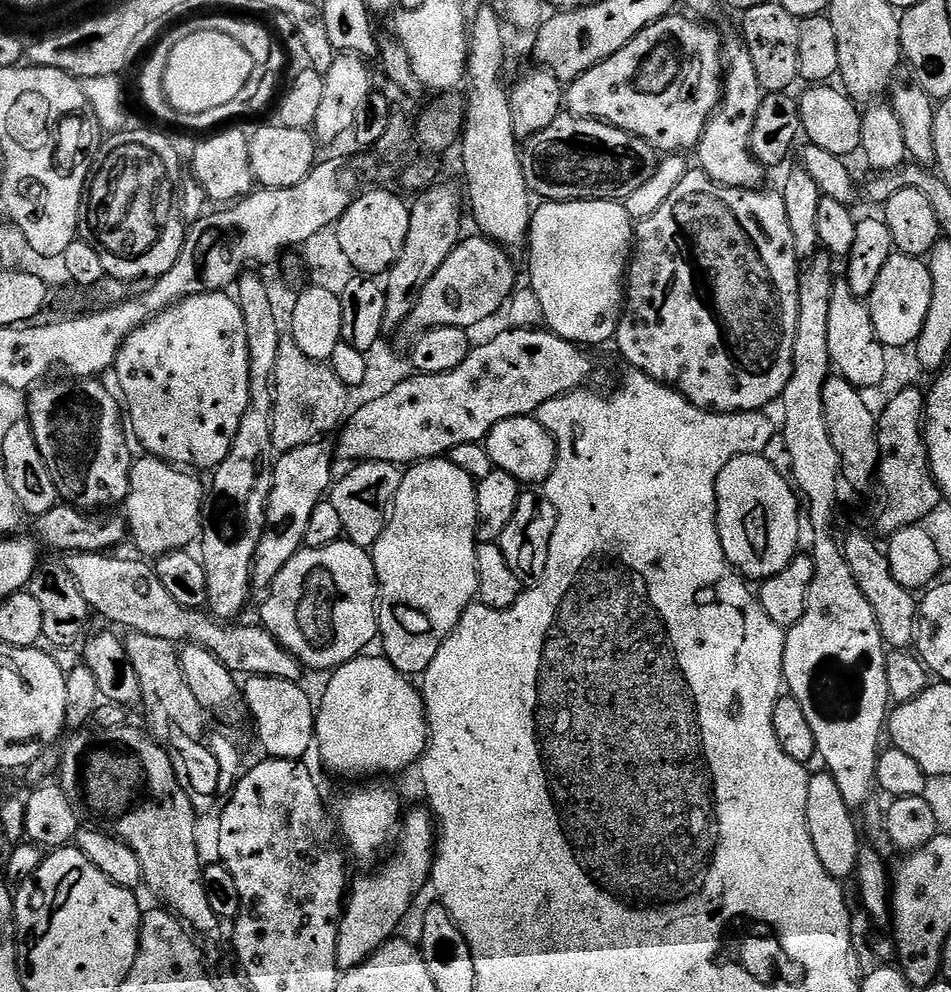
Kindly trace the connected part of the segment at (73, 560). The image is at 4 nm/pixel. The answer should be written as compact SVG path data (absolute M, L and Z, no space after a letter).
M78 552L67 557L66 563L70 574L74 574L74 582L78 582L78 590L82 590L82 598L86 598L89 609L100 616L105 616L112 624L121 624L128 632L150 634L150 638L166 638L173 642L197 644L210 650L234 674L249 676L269 676L270 678L286 678L299 681L302 665L294 658L294 654L286 651L281 644L259 623L240 624L241 622L221 622L215 616L199 608L182 606L162 586L155 567L143 559L123 560L120 554L102 552Z

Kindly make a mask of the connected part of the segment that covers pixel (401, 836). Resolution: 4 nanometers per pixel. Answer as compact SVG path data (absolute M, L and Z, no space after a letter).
M427 807L416 808L403 817L398 829L398 839L395 841L396 853L377 870L373 876L364 876L361 880L353 879L350 884L350 895L340 914L338 926L338 946L336 947L336 966L341 973L357 968L363 960L371 956L397 935L396 927L404 920L404 915L412 908L416 895L429 883L432 874L432 862L438 839L438 828L434 817Z

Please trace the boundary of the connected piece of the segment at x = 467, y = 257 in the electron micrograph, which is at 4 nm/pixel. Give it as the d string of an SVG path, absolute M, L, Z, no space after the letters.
M479 234L461 239L460 243L439 267L438 272L430 278L422 290L417 304L406 321L413 333L427 332L429 328L458 326L469 330L475 324L488 320L496 311L509 303L517 287L516 268L507 251Z

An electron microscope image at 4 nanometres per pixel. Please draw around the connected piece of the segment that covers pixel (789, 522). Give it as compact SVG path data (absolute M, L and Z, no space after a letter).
M764 454L734 458L722 470L722 474L718 474L716 483L716 525L722 550L732 567L752 582L763 582L774 574L782 574L782 570L786 570L786 566L790 566L792 559L798 555L799 548L796 547L800 544L801 501L789 477L785 473L783 476L768 458Z

